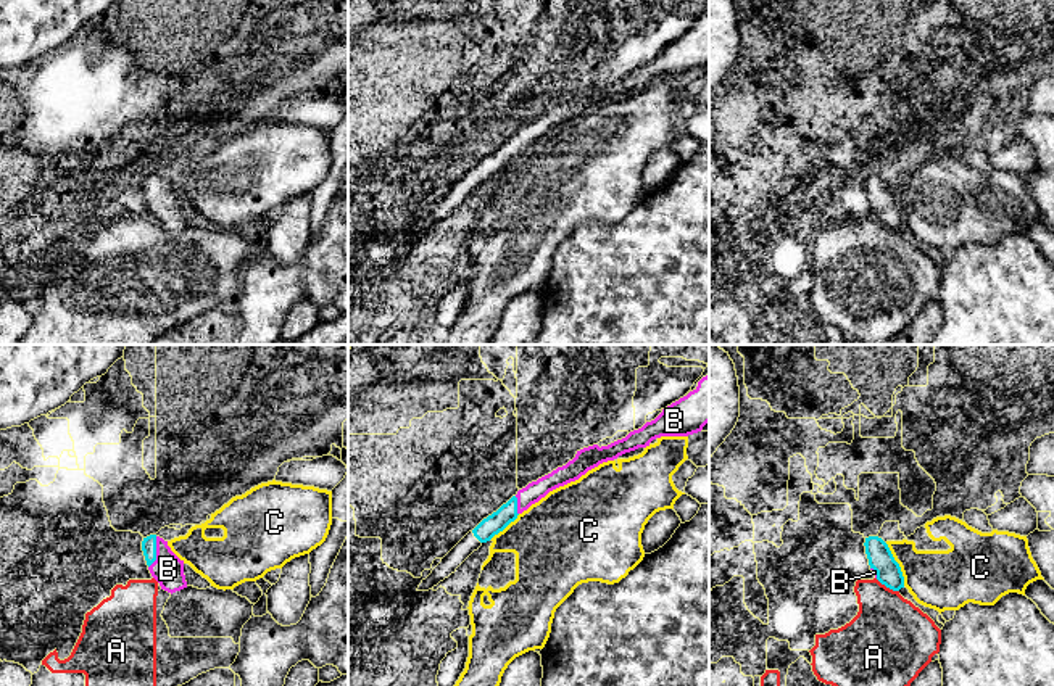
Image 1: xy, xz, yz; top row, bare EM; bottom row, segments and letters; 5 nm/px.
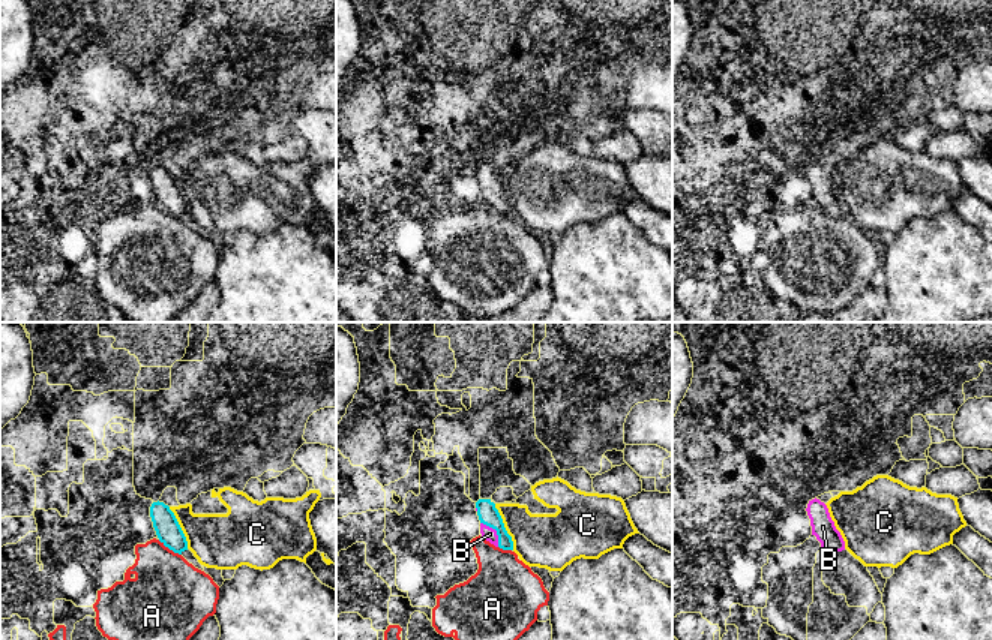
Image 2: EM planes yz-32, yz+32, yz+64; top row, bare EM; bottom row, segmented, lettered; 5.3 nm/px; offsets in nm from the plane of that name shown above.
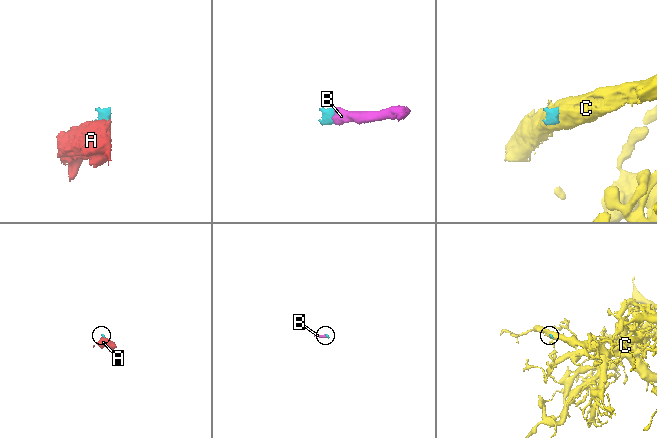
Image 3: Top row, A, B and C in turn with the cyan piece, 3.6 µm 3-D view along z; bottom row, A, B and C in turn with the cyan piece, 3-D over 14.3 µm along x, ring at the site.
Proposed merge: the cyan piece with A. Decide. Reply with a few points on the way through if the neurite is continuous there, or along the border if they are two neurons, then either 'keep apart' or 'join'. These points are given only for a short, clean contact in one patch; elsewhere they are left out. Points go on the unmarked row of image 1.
along yz (875, 218), (898, 231) | keep apart

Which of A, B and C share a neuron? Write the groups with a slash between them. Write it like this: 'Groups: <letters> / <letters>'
Groups: A / B / C

